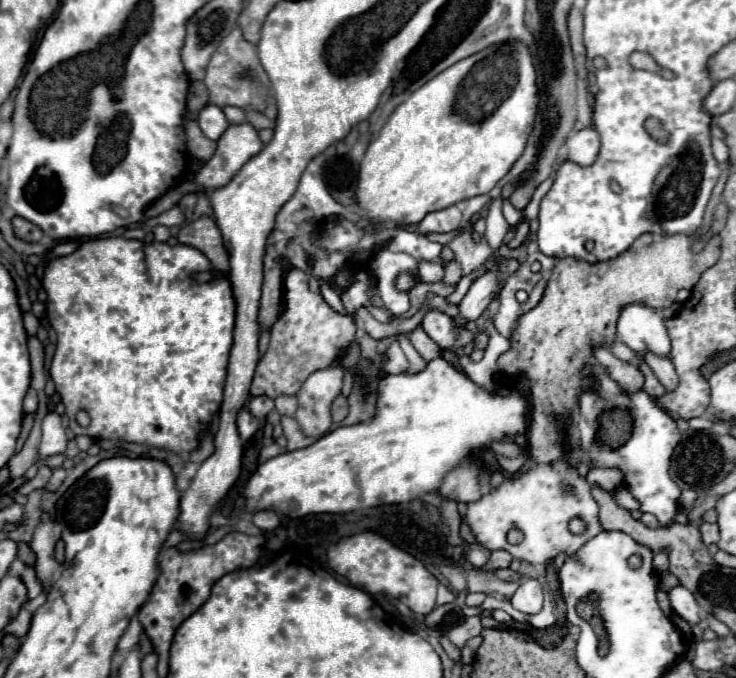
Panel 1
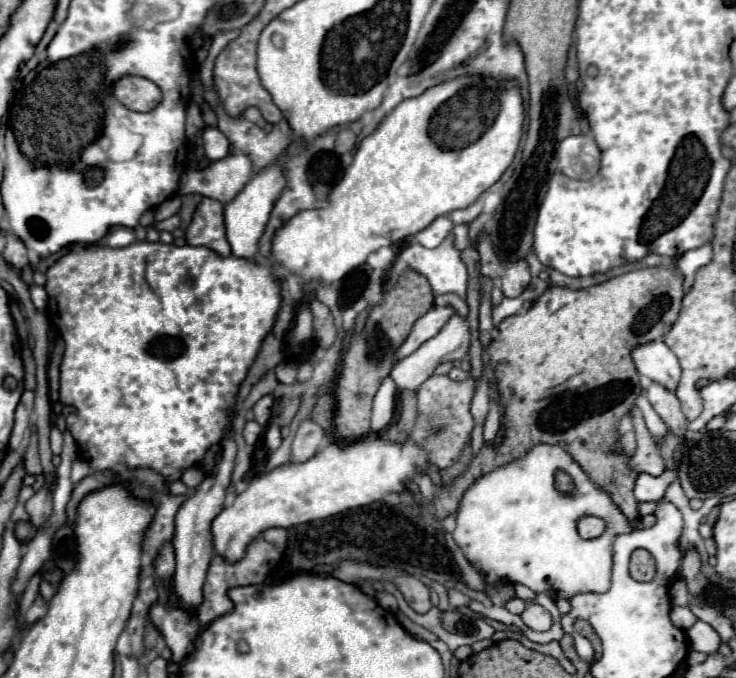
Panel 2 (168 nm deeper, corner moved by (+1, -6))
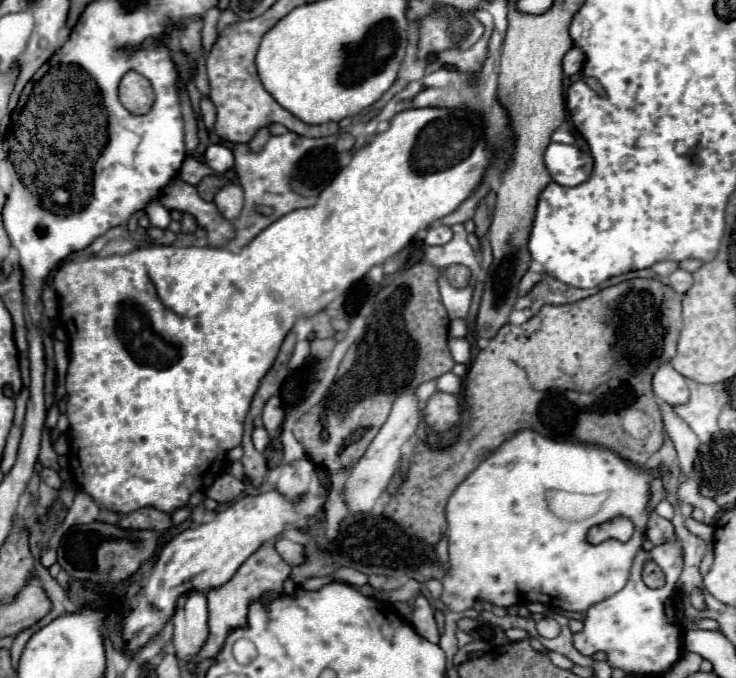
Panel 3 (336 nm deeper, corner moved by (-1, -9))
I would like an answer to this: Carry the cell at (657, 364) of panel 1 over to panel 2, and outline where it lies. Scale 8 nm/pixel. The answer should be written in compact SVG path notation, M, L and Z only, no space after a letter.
M652 383L650 389L646 391L646 395L648 395L648 401L652 403L654 411L668 425L668 431L678 435L678 437L684 437L684 433L688 429L688 421L682 413L678 397L674 393L670 393L668 389L664 389L662 385L658 385L658 383Z

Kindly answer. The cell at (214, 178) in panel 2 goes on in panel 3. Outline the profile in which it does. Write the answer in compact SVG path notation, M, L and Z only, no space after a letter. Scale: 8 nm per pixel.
M230 182L226 186L222 186L216 194L214 194L214 204L218 206L220 214L228 220L234 220L240 210L242 210L242 202L244 202L244 190L240 184Z

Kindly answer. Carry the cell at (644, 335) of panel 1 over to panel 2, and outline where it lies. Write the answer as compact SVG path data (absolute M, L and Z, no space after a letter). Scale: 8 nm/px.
M662 341L638 345L632 351L632 357L640 375L648 377L654 383L660 383L668 391L676 391L680 381L680 363Z

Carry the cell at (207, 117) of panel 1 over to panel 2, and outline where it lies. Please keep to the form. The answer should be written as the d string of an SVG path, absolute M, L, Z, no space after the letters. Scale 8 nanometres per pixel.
M212 127L204 129L204 153L210 161L220 161L230 153L230 143L222 131Z

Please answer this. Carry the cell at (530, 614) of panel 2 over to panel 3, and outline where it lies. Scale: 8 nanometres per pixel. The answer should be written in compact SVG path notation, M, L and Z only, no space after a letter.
M542 618L536 622L536 630L544 638L556 638L560 634L560 624L554 618Z

